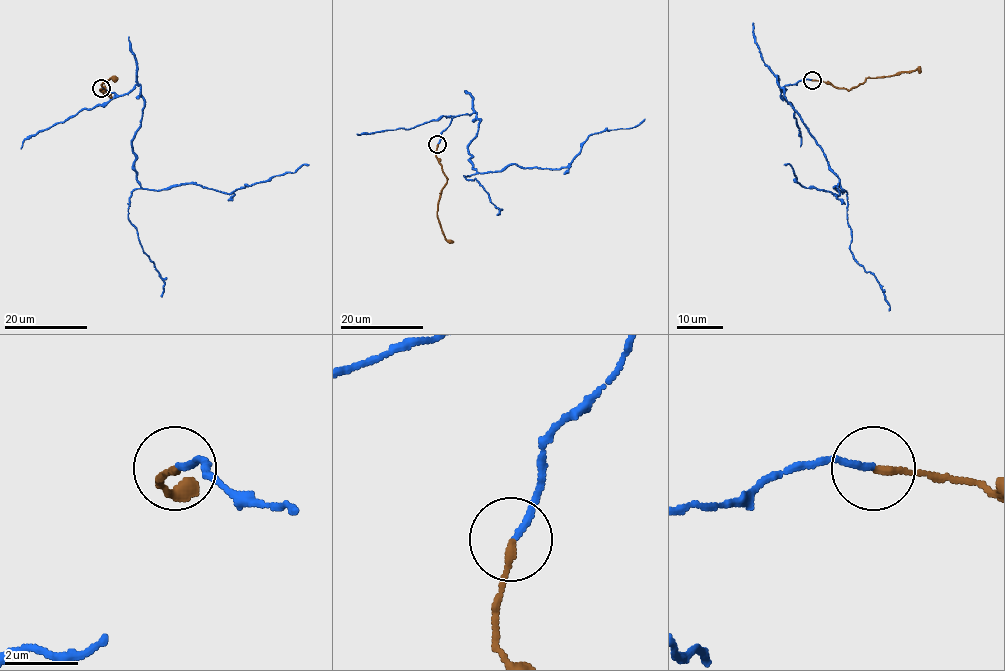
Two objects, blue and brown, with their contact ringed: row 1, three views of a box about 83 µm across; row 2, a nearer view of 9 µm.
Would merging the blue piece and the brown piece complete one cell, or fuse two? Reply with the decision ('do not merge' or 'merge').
merge

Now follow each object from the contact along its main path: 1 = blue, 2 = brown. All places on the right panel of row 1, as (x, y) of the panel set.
1: (811, 80), (782, 88), (777, 77), (843, 190), (833, 188), (838, 196), (801, 185), (784, 165)
2: (811, 80), (851, 89), (867, 78), (890, 77), (918, 69), (920, 71)

